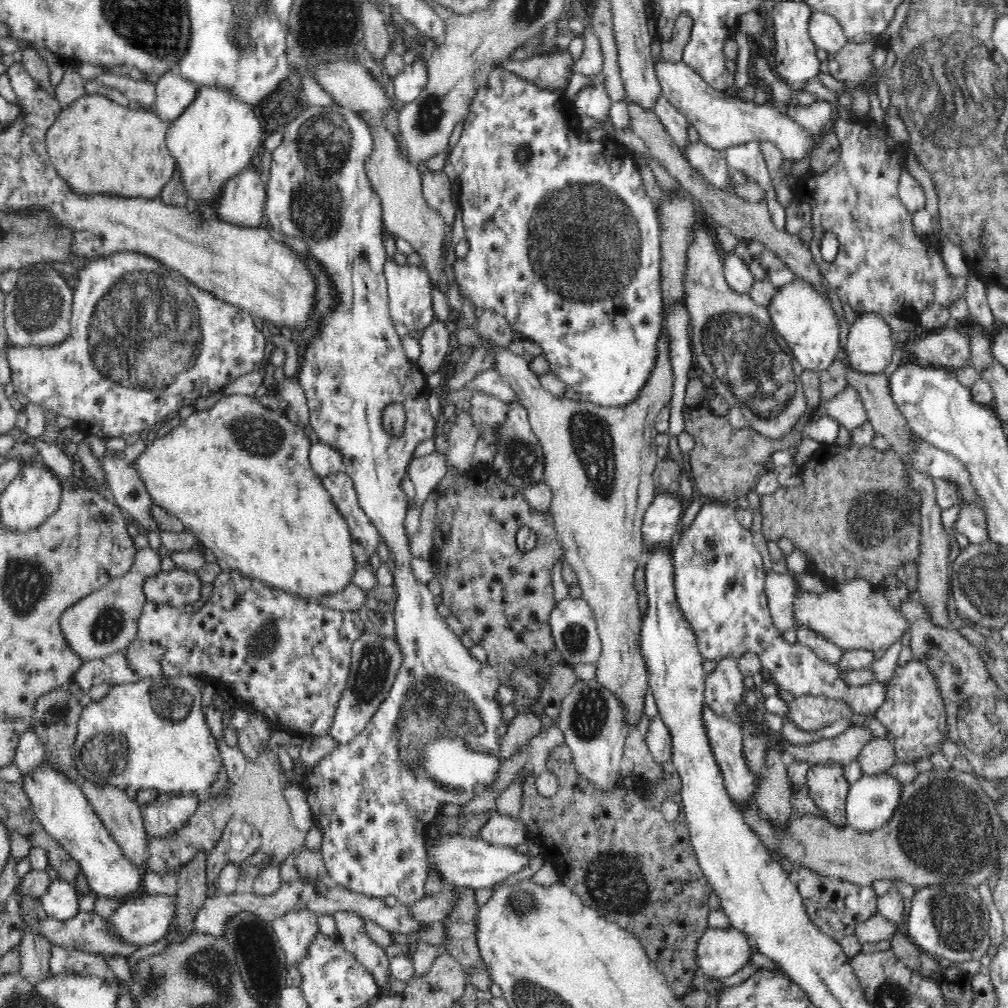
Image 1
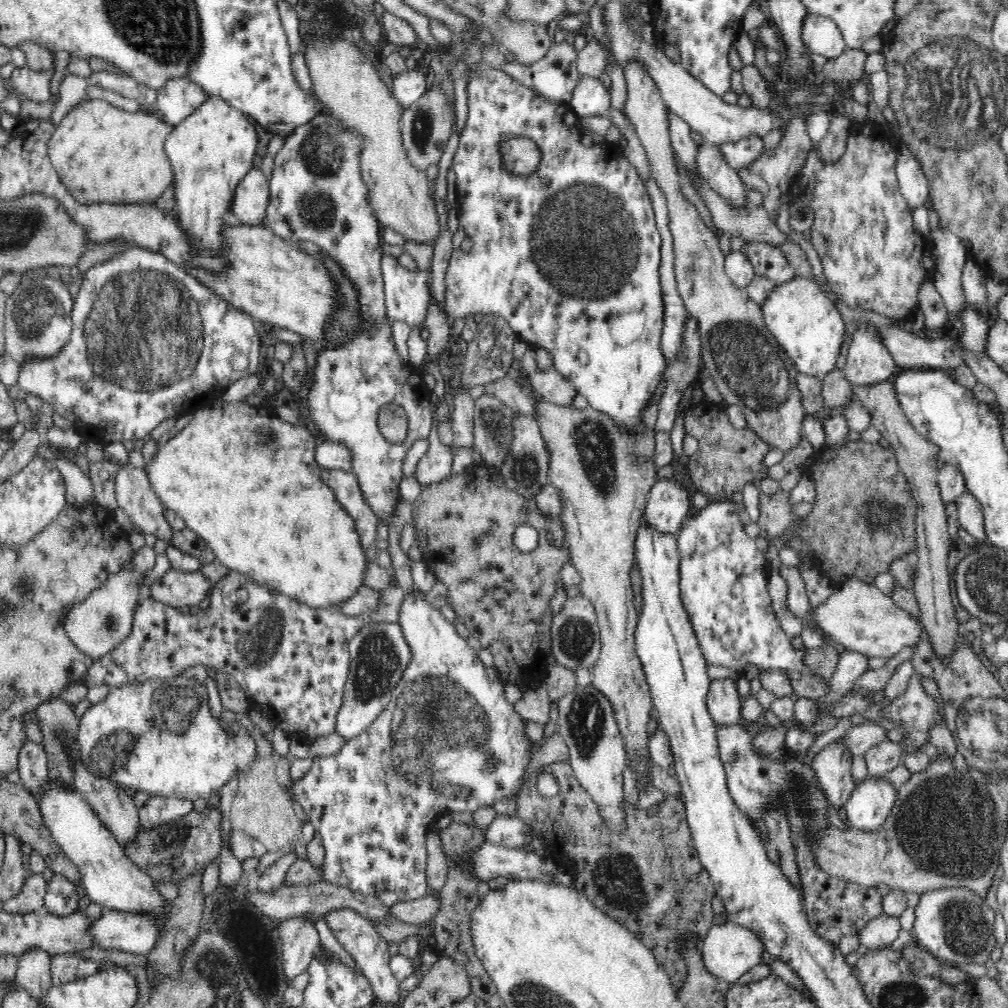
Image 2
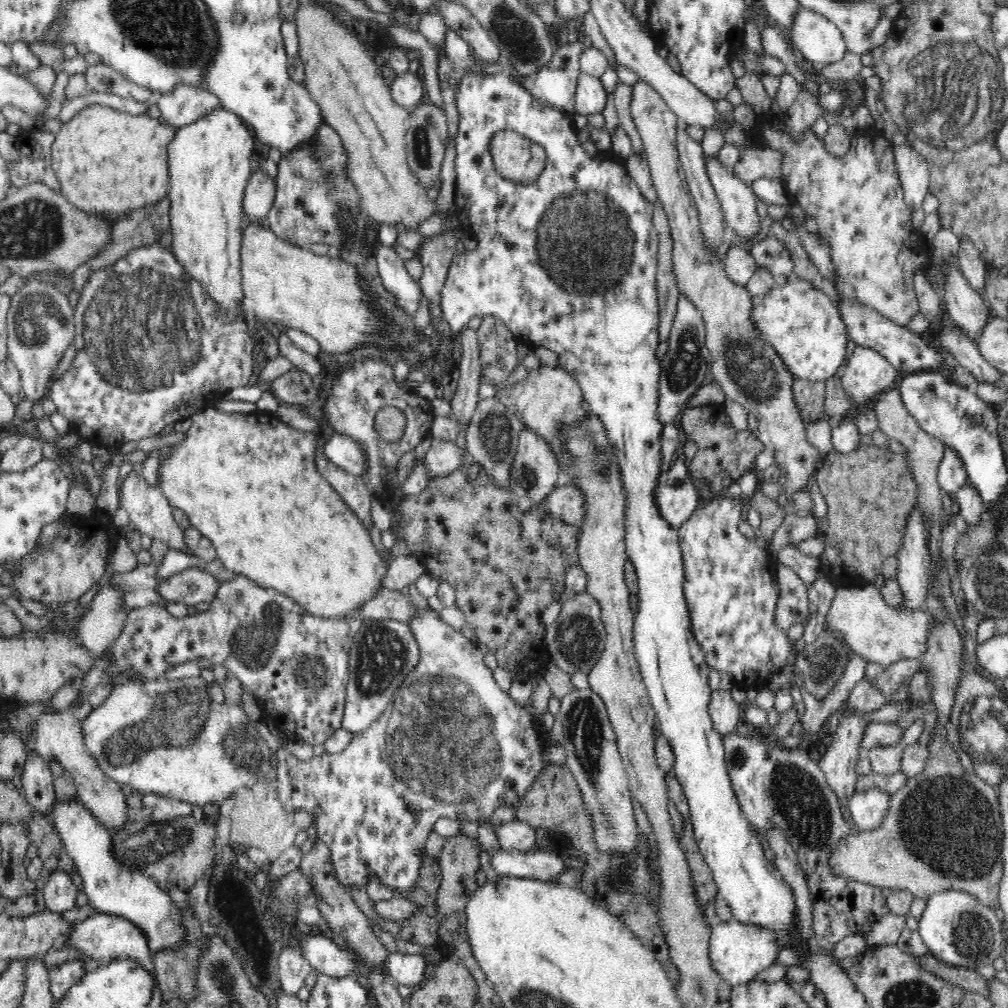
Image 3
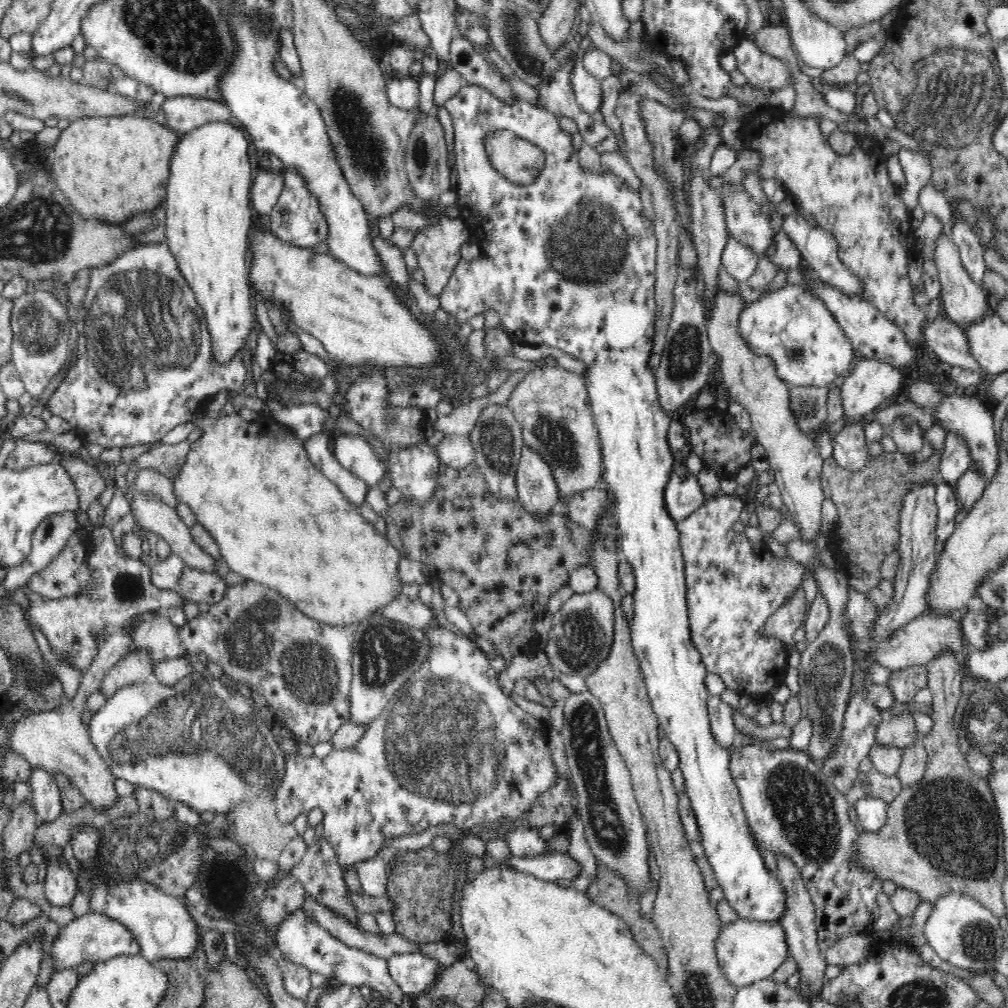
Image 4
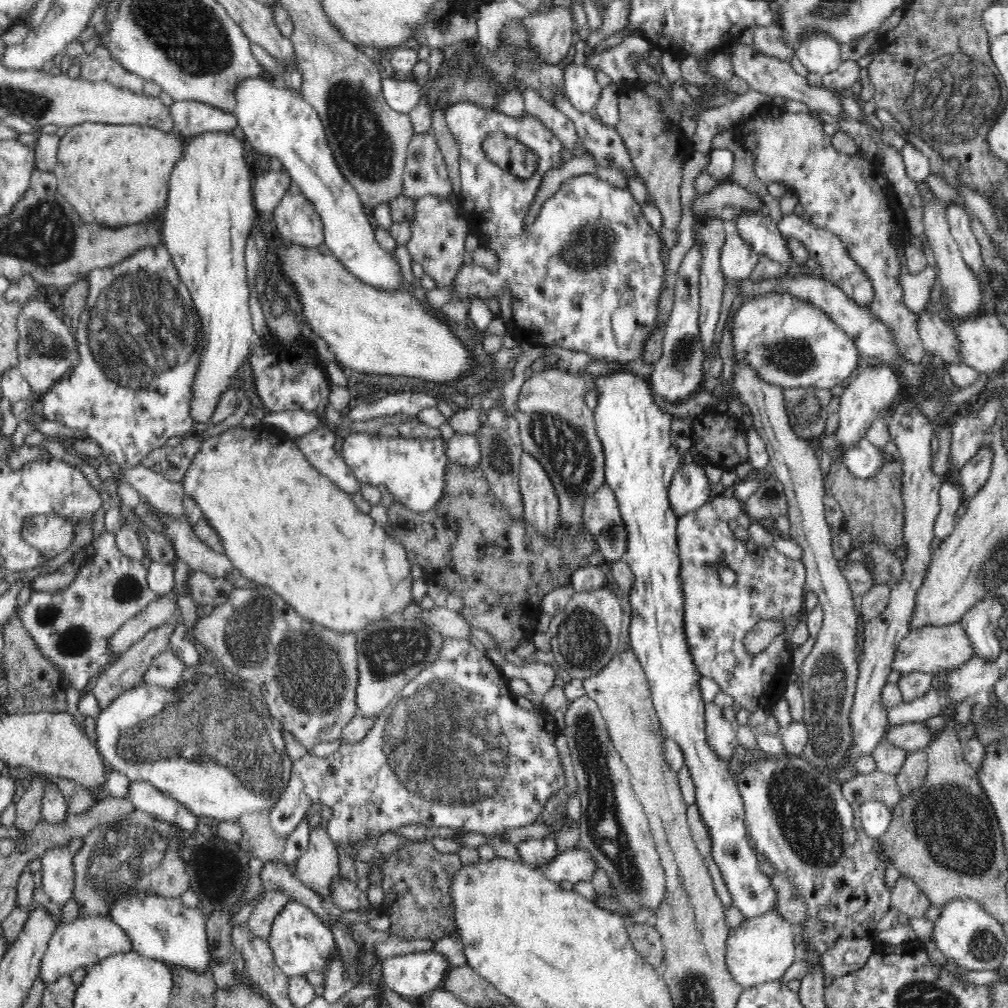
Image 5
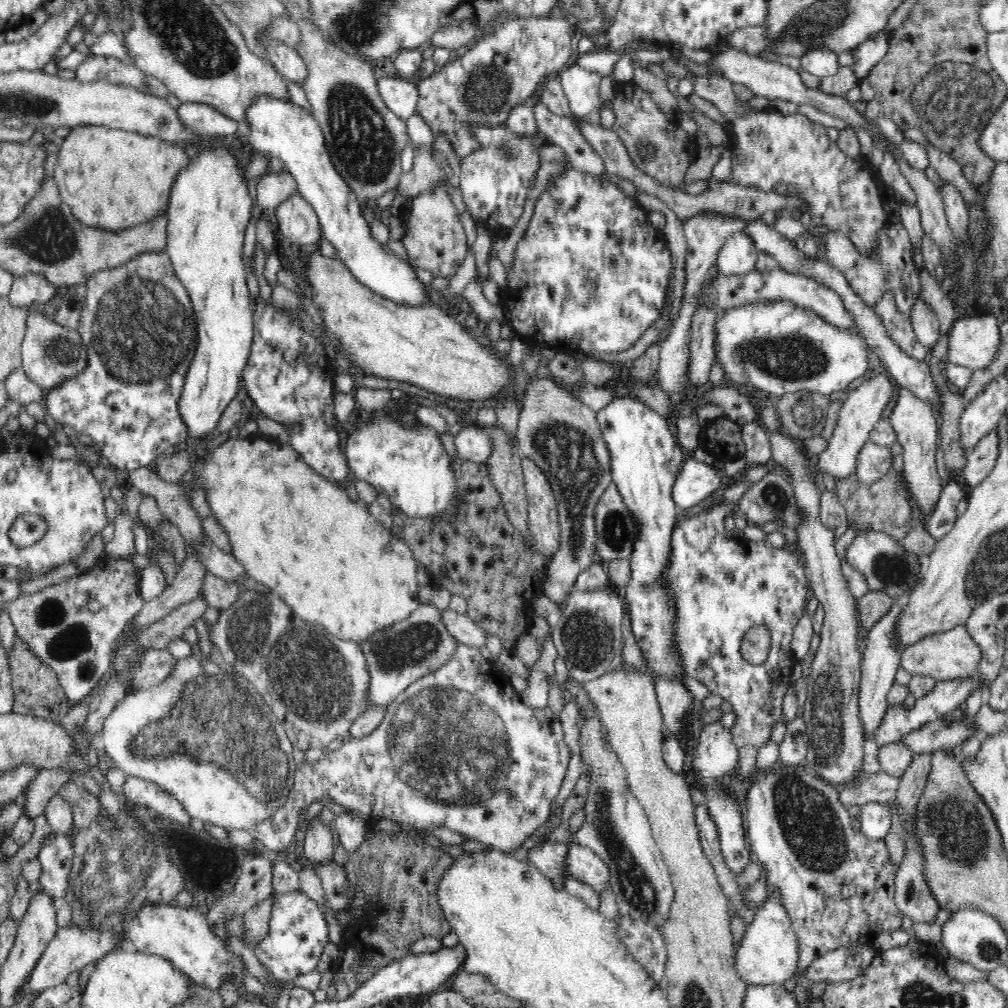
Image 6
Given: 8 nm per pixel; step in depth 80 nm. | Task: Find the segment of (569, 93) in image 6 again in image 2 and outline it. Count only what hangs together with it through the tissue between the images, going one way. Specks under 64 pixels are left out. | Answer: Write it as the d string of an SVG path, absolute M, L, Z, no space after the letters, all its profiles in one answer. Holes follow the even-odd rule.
M581 75L571 98L571 108L579 118L609 116L610 93L599 78Z

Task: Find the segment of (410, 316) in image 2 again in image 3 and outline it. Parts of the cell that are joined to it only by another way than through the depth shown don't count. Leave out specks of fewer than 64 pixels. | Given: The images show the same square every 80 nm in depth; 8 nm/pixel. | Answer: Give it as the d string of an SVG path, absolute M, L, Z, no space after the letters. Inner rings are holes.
M380 243L376 248L376 260L382 284L388 294L394 296L396 306L414 316L423 296L419 281L410 276L404 259L393 247Z

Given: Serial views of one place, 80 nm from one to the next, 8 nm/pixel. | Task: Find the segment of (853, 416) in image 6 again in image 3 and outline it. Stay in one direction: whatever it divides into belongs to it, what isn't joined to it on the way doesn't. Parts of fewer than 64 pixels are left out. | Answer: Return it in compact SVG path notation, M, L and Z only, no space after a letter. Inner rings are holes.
M856 348L841 377L852 409L869 408L874 396L892 389L900 372L874 348Z

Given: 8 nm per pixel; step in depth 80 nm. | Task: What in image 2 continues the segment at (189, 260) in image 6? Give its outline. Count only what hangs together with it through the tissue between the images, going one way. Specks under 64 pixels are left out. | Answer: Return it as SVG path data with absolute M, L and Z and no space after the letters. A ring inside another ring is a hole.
M210 93L184 121L177 124L166 138L165 151L171 161L173 176L173 210L199 256L194 265L202 265L210 271L223 269L222 245L219 230L231 224L228 204L233 188L252 169L256 156L258 132L246 118L248 114L214 93Z

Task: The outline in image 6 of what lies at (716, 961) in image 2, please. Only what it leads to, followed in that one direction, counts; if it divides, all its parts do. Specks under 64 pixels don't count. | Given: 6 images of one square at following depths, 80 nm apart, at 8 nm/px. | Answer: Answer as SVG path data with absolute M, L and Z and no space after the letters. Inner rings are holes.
M770 899L758 908L749 921L739 948L734 948L734 969L747 985L784 984L795 977L799 962L799 945L786 907L779 899Z

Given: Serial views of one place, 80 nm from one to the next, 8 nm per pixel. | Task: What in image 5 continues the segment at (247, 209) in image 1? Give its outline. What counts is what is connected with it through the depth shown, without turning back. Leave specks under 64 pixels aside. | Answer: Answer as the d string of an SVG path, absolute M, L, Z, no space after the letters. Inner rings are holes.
M266 170L256 178L252 194L254 206L259 214L264 218L272 214L288 190L291 181L291 176L286 170Z

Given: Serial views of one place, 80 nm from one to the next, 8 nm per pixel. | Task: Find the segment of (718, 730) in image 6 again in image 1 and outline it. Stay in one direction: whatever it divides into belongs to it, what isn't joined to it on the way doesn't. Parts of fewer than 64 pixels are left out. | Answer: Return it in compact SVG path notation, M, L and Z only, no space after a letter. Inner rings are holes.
M733 656L716 661L716 668L706 674L705 704L720 716L734 719L736 706L744 697L742 680L738 660Z

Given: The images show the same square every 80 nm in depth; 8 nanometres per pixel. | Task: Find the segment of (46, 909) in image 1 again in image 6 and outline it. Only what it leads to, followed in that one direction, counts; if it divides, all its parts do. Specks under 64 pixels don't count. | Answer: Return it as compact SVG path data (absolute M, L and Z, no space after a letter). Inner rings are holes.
M50 835L40 847L37 859L41 864L40 884L52 898L64 898L69 887L74 851L70 840L62 835Z

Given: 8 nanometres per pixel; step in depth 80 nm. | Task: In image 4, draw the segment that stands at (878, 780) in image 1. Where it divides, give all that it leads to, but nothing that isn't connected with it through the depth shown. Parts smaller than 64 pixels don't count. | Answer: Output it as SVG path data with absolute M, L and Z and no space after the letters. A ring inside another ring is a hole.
M880 796L861 797L851 806L858 828L863 832L877 832L884 828L888 803Z

